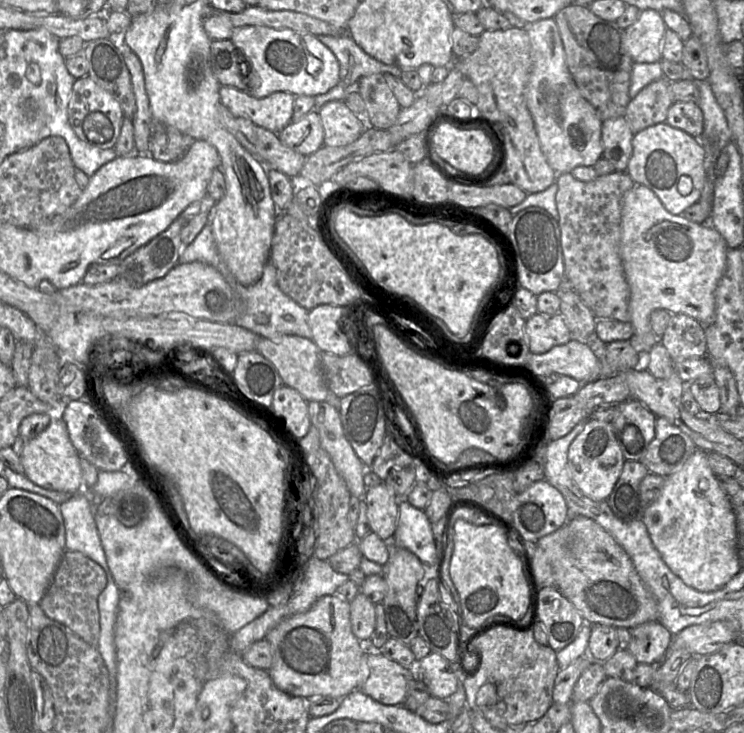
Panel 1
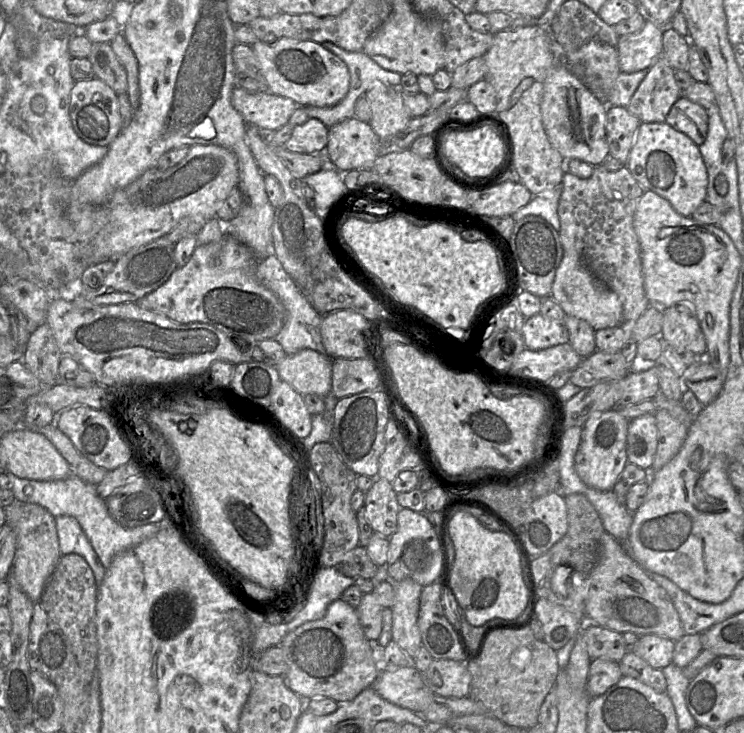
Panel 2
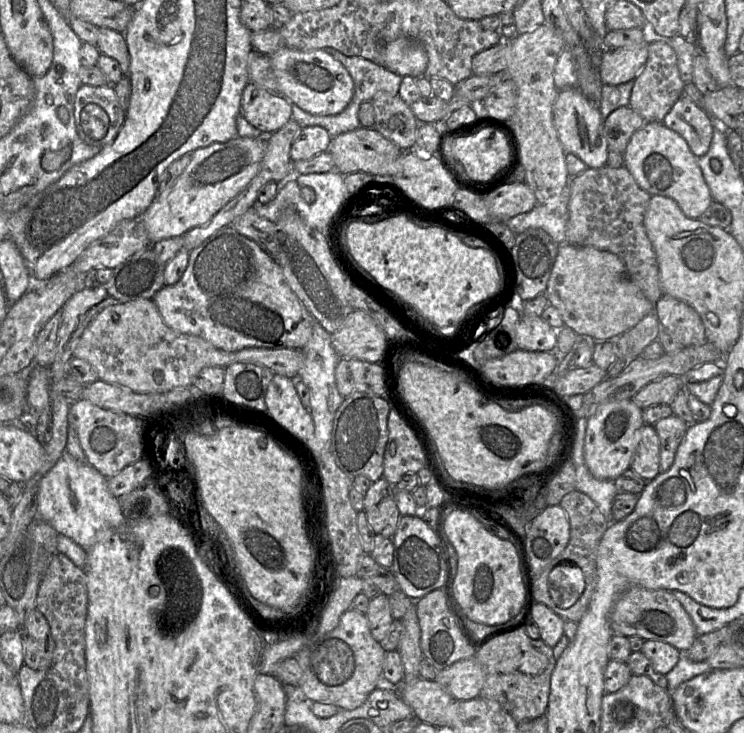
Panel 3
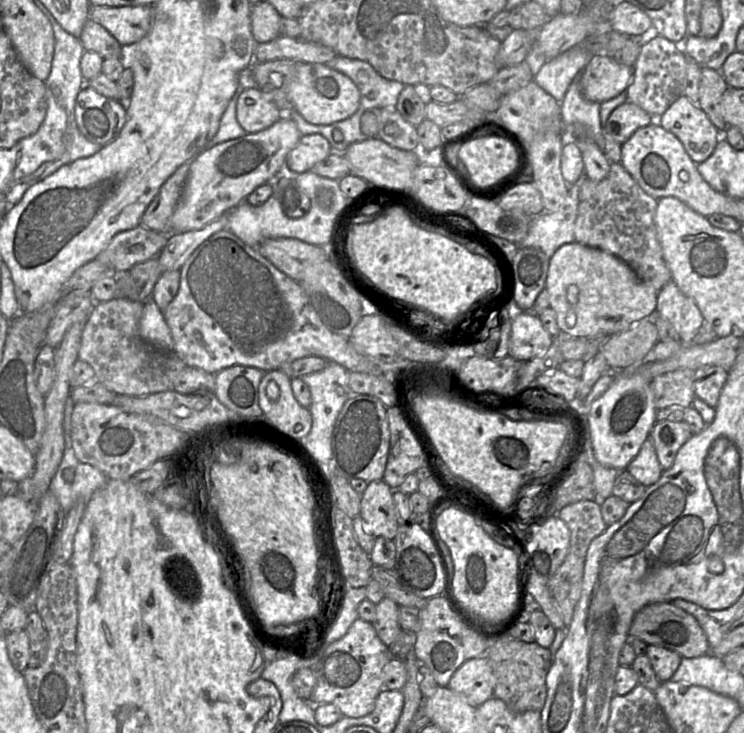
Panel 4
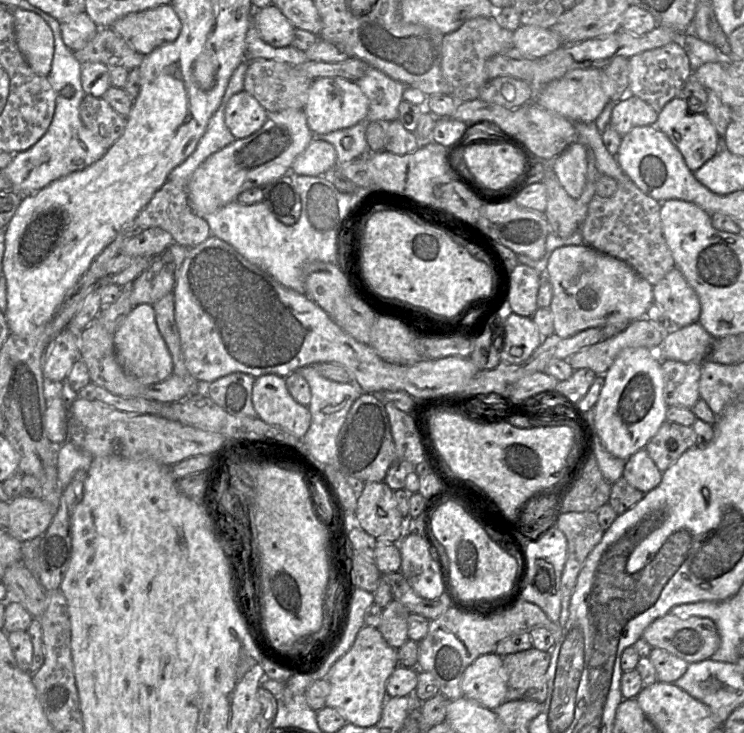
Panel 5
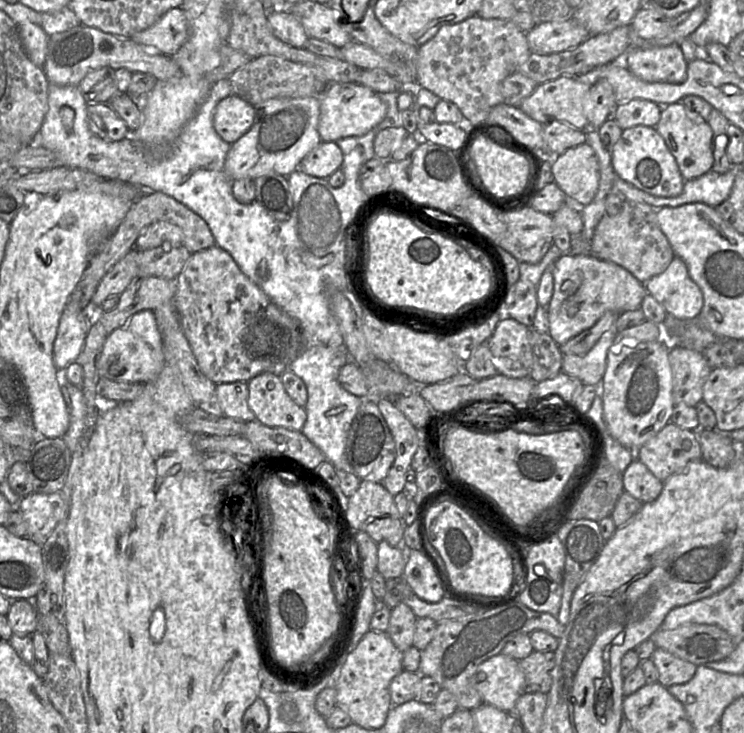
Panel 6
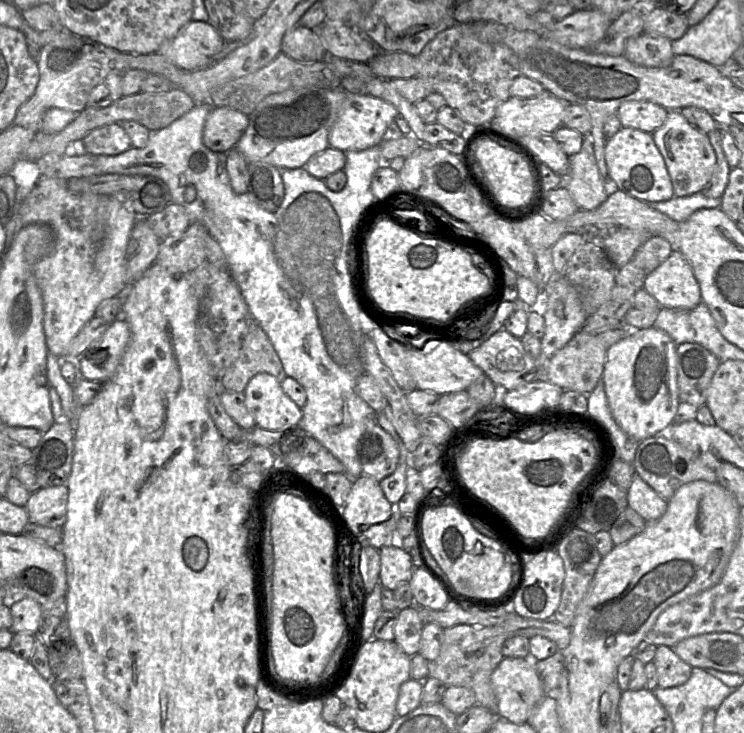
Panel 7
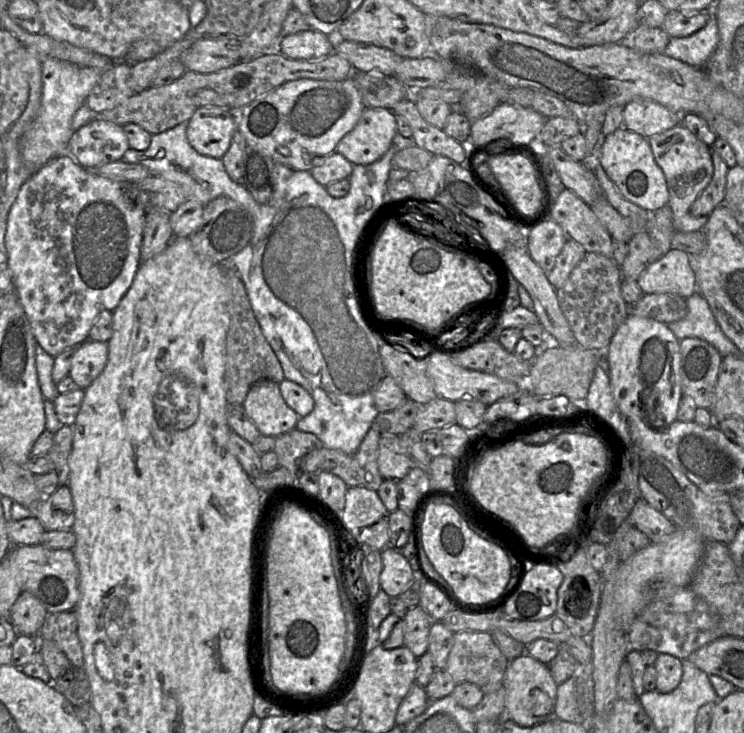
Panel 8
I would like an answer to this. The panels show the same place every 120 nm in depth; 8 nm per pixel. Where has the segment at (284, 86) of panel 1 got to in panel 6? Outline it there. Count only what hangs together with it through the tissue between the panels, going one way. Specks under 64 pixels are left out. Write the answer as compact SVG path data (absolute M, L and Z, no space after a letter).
M334 82L319 98L318 133L322 142L336 142L347 137L362 136L386 116L386 106L372 89L359 83Z

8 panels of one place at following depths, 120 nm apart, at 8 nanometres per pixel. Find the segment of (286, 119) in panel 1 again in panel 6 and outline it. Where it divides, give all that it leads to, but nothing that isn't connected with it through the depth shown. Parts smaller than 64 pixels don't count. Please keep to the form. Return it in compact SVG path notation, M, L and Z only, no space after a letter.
M237 95L221 99L213 113L213 126L217 134L232 144L245 134L255 119L255 107Z

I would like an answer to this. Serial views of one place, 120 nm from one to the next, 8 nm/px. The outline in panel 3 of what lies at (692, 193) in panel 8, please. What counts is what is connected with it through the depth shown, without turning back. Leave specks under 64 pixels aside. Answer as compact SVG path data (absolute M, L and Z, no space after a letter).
M686 95L677 100L663 124L679 134L697 158L708 152L713 138L714 119Z

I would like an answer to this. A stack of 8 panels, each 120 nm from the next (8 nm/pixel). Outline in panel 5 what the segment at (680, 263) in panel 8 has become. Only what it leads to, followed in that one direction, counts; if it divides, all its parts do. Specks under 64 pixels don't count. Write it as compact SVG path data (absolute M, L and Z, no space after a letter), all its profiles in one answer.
M674 267L653 286L653 301L664 311L673 327L698 323L701 303L683 274Z

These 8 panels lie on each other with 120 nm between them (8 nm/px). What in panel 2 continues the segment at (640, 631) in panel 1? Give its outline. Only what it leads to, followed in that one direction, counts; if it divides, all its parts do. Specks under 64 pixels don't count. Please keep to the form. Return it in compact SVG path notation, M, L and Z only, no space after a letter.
M656 635L639 636L634 652L651 667L662 670L672 663L675 642Z

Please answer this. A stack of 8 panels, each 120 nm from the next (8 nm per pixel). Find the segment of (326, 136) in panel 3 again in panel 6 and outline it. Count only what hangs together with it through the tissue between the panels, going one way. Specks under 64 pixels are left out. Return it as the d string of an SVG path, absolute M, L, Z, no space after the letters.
M321 142L301 161L298 170L305 174L328 179L341 168L343 153L336 142Z

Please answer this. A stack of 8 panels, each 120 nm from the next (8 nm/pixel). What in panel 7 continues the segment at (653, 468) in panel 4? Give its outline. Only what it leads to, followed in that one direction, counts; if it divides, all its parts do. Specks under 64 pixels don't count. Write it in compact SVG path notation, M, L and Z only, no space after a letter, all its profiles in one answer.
M635 474L628 490L628 505L649 522L656 521L664 515L668 502Z

